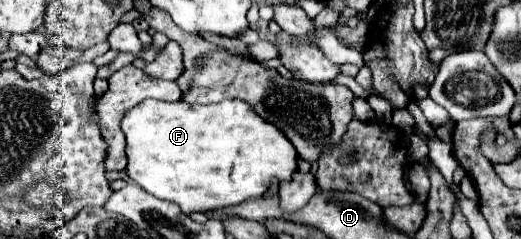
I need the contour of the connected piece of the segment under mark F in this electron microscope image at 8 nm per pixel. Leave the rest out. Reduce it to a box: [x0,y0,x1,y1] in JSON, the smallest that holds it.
[121,99,297,213]

